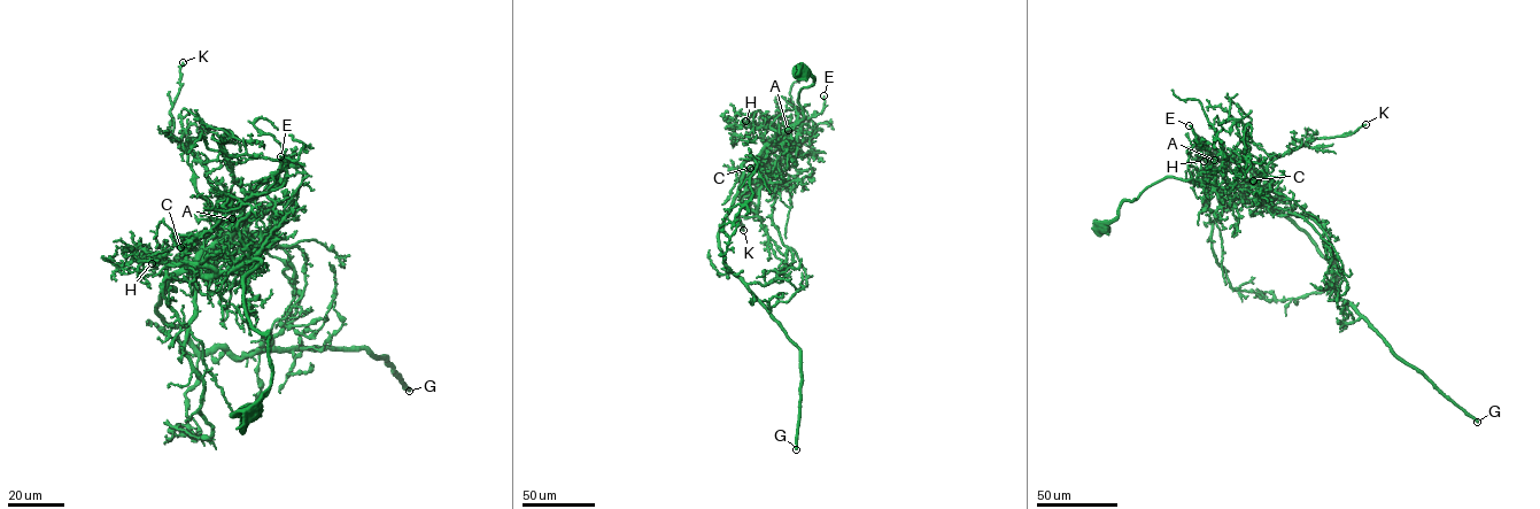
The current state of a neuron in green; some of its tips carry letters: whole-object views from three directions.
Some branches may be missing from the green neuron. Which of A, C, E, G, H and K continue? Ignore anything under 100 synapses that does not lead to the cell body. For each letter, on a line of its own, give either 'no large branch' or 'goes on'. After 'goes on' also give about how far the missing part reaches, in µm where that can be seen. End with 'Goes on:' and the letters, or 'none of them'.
A: no large branch
C: no large branch
E: no large branch
G: goes on | 650 µm
H: no large branch
K: no large branch
Goes on: G

